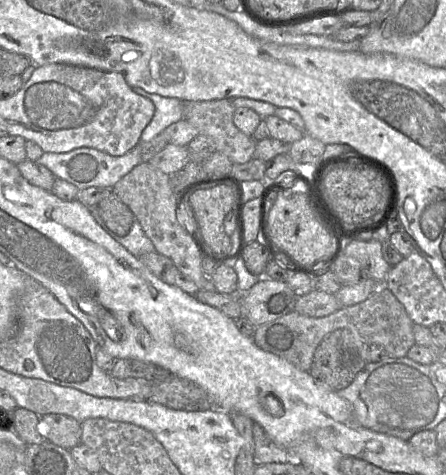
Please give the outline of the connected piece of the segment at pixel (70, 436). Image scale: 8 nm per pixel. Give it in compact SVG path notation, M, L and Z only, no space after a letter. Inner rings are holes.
M49 413L41 416L41 431L47 435L47 441L68 450L81 443L81 423L64 414Z

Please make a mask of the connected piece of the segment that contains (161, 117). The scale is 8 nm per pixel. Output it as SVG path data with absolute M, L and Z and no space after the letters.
M139 87L131 88L136 94L151 100L155 106L153 118L141 134L141 142L150 141L169 125L183 119L184 102L179 99L167 98L158 94L148 93Z

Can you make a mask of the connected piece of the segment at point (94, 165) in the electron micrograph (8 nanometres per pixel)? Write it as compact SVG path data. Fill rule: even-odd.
M137 145L122 156L110 156L94 148L82 147L66 153L43 153L36 162L49 169L56 178L75 185L79 190L84 190L91 187L112 188L142 160Z

